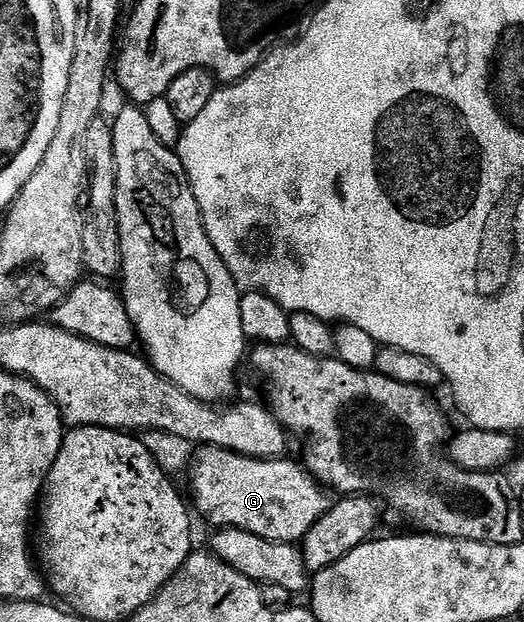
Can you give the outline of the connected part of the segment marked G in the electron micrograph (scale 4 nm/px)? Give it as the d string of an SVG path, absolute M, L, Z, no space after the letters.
M198 446L193 451L193 457L190 460L188 467L188 475L190 474L190 490L194 493L194 502L192 498L192 506L195 511L199 510L208 521L211 522L211 527L225 528L231 526L237 530L244 532L252 532L252 536L260 536L264 540L272 540L273 542L292 542L295 544L301 543L305 538L306 533L312 528L312 524L316 524L316 520L320 520L320 516L324 516L324 512L330 509L332 502L328 497L327 491L322 483L317 482L312 475L306 473L305 469L297 461L289 462L289 457L283 456L280 458L249 458L243 454L236 454L231 450L216 448L215 446Z

